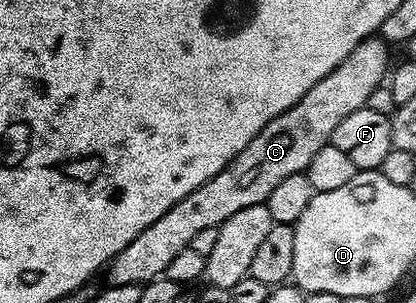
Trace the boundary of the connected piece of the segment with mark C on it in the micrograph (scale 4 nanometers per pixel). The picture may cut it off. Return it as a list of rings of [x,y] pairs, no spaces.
[[[375,34],[360,42],[360,46],[356,46],[356,50],[352,50],[352,54],[348,54],[348,58],[344,58],[332,74],[324,74],[324,78],[320,78],[320,82],[316,82],[316,86],[312,86],[300,102],[264,125],[260,134],[256,134],[256,138],[252,138],[252,142],[248,142],[248,146],[232,157],[211,180],[192,190],[192,194],[180,198],[176,206],[156,218],[152,226],[136,234],[124,250],[117,252],[108,265],[109,283],[116,286],[144,285],[166,275],[172,258],[176,258],[180,250],[189,248],[192,238],[196,238],[200,230],[217,228],[247,206],[265,204],[268,194],[272,194],[283,178],[305,172],[312,158],[316,158],[322,147],[330,143],[332,130],[336,130],[348,114],[366,107],[372,90],[383,87],[392,68],[390,52],[391,45],[381,35]]]

